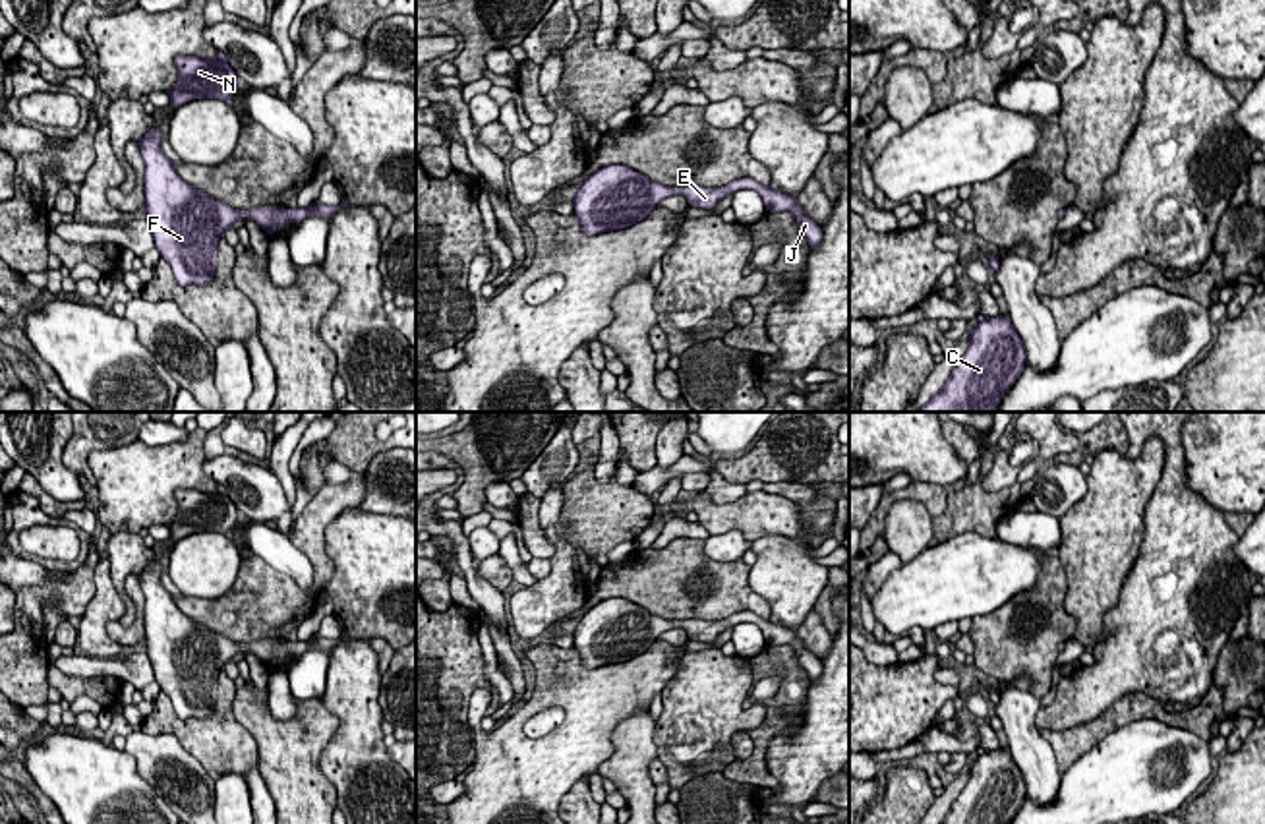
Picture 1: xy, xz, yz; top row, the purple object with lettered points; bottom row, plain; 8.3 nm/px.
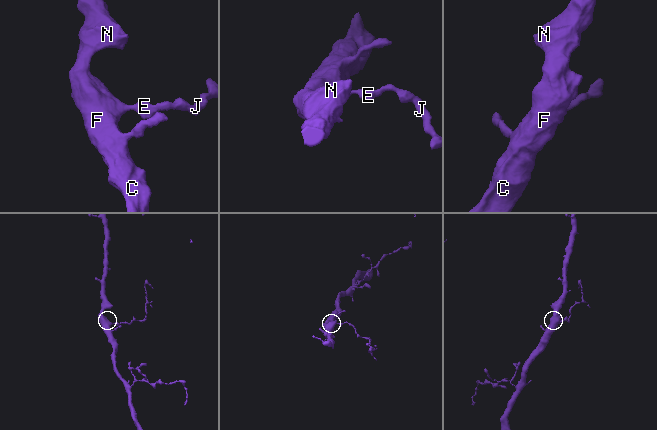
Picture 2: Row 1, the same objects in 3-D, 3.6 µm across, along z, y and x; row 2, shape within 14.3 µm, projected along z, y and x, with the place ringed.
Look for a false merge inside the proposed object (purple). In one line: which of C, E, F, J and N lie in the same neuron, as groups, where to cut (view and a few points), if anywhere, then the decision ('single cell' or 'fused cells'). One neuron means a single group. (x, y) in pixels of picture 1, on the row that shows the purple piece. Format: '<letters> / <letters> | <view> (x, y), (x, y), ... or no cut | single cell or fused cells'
C E F J N | no cut | single cell

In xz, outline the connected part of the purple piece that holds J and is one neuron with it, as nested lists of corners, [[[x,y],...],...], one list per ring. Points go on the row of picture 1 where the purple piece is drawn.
[[[607,164],[582,182],[573,205],[582,230],[588,236],[594,236],[623,230],[644,221],[662,199],[677,193],[685,195],[689,205],[712,209],[718,201],[737,190],[758,191],[770,213],[791,211],[797,219],[797,226],[809,240],[810,250],[822,242],[822,228],[805,215],[795,197],[774,191],[770,186],[762,186],[752,178],[739,178],[721,188],[667,188],[652,182],[631,166]]]

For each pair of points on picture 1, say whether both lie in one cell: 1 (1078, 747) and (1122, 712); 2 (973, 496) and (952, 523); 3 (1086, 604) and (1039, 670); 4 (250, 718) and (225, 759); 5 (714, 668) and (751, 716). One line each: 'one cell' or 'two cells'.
1: one cell
2: one cell
3: two cells
4: two cells
5: one cell

